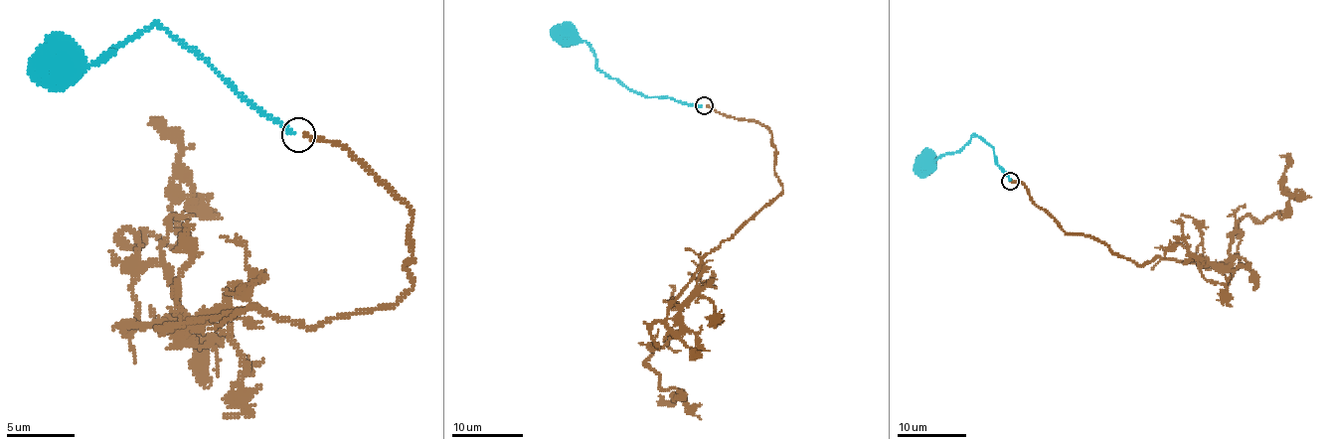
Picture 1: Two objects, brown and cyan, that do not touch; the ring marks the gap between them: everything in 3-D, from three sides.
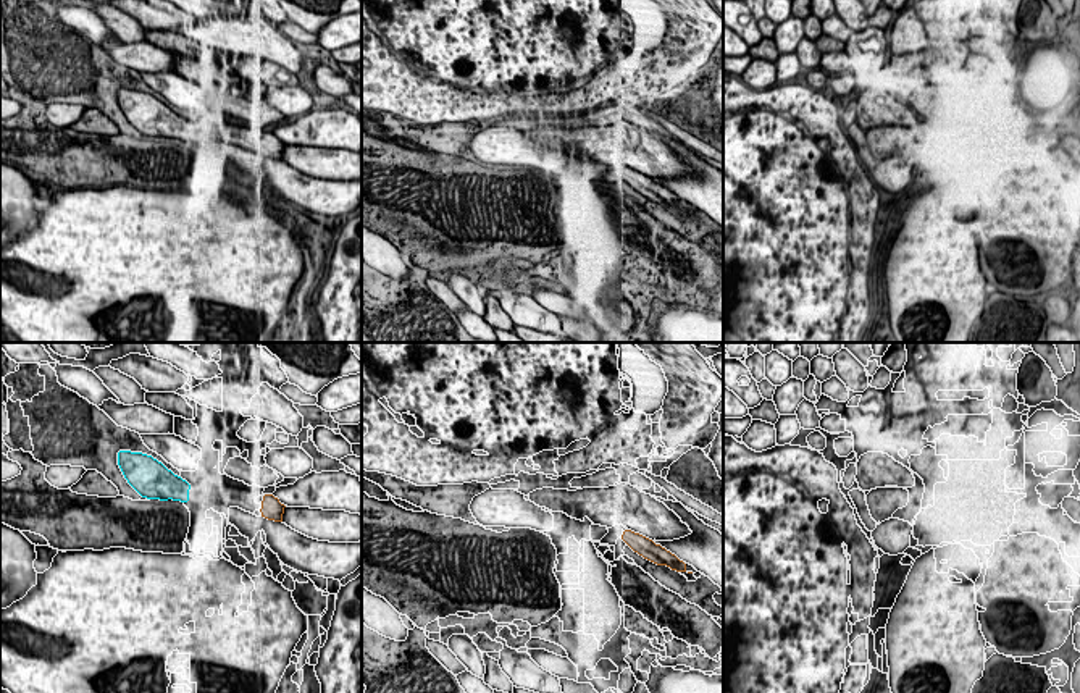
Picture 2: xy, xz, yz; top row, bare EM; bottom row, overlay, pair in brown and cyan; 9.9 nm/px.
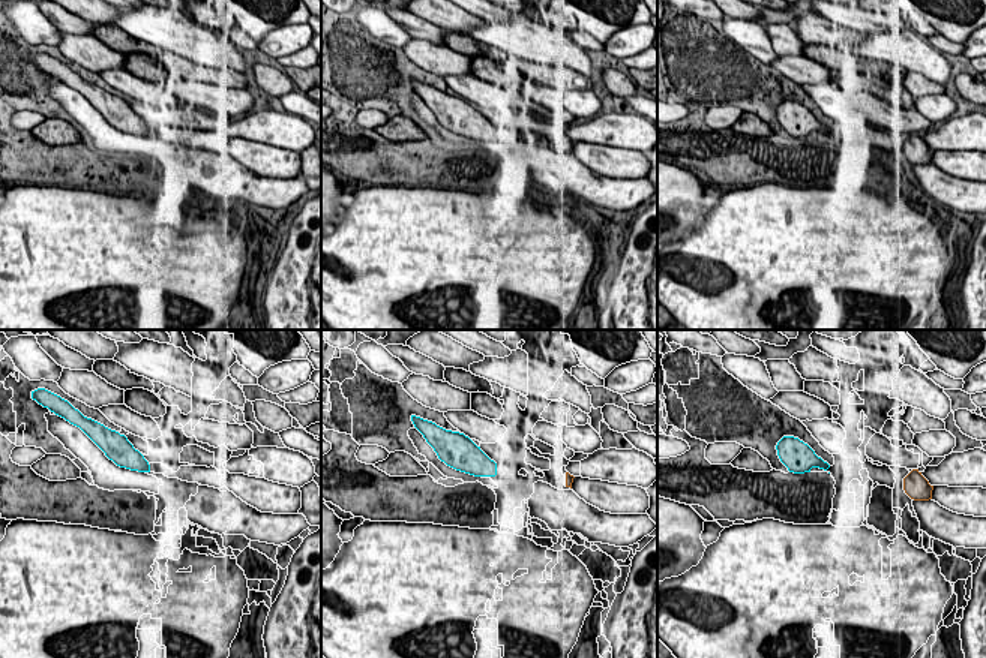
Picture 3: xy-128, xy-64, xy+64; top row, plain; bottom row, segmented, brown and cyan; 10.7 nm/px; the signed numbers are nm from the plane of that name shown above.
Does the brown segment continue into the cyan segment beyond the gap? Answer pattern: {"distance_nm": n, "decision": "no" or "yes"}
{"distance_nm": 750, "decision": "yes"}

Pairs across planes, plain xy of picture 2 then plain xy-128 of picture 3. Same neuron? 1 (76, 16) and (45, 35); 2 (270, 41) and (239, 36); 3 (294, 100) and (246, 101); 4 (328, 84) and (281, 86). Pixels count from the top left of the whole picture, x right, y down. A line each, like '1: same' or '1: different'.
1: same
2: different
3: same
4: same

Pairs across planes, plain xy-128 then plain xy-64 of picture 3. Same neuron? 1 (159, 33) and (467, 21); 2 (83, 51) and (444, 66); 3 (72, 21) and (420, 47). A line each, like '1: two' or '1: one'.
1: two
2: one
3: two

